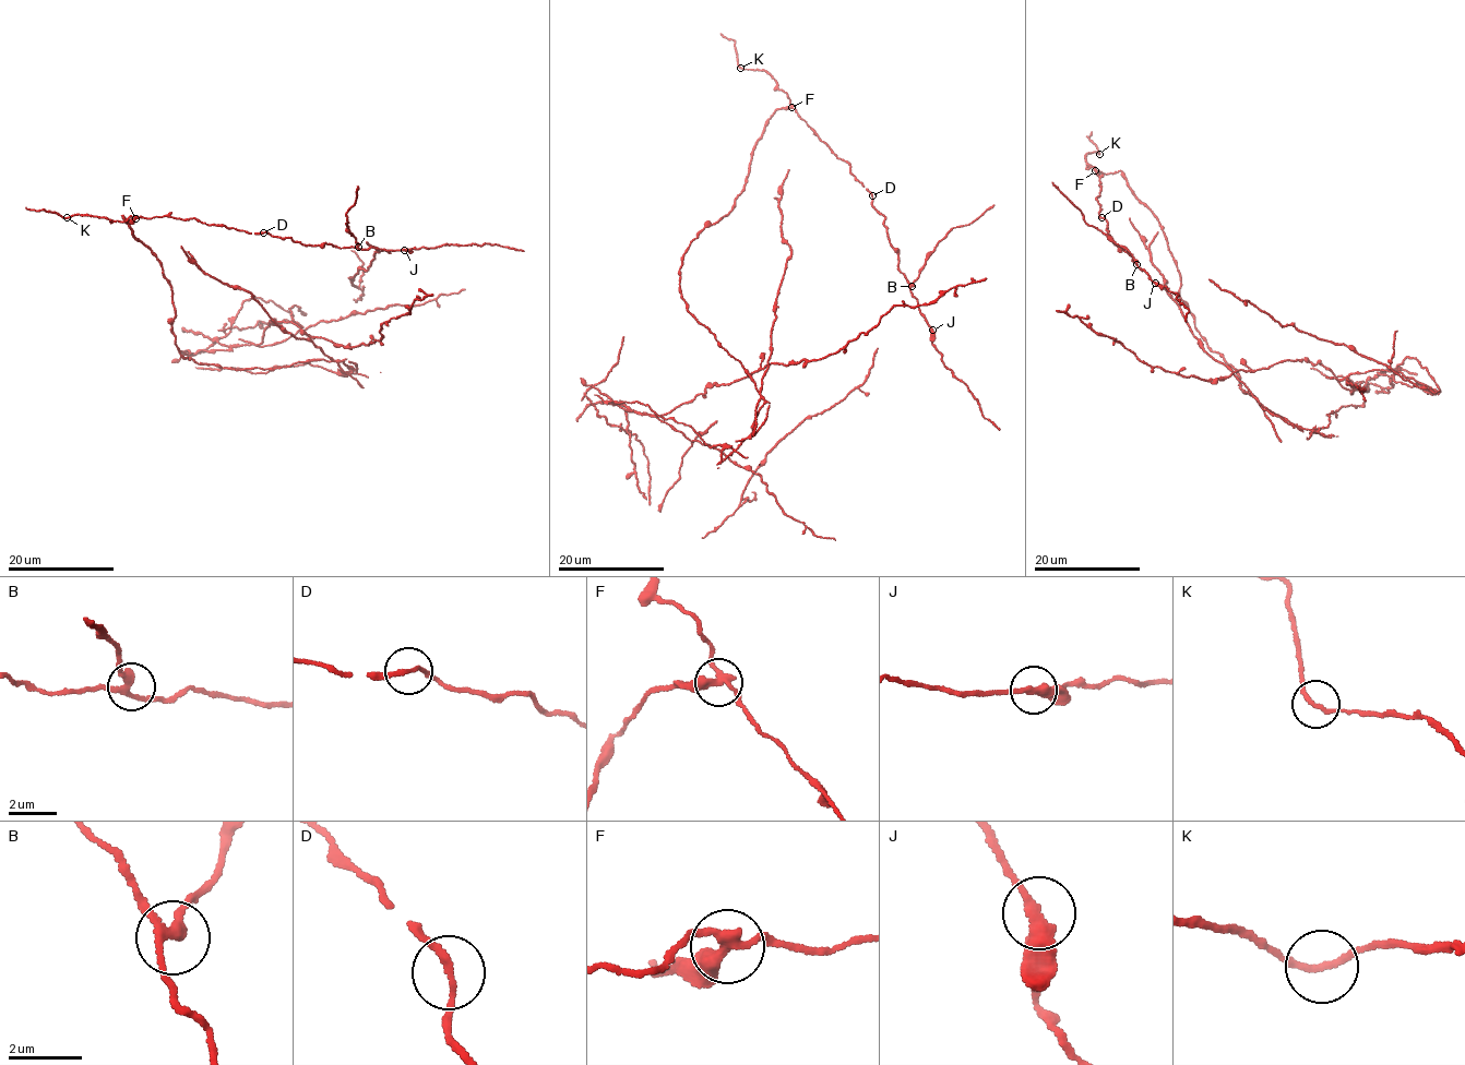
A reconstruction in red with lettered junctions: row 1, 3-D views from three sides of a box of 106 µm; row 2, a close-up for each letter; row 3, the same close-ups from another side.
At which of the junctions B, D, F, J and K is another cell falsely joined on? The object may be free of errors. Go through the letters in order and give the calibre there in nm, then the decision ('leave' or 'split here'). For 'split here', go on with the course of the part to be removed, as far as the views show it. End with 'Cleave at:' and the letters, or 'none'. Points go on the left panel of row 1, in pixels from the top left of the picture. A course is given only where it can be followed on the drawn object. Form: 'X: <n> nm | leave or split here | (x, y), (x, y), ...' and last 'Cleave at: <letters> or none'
B: 240 nm | leave
D: 170 nm | leave
F: 300 nm | split here
J: 320 nm | leave
K: 180 nm | leave
Cleave at: F

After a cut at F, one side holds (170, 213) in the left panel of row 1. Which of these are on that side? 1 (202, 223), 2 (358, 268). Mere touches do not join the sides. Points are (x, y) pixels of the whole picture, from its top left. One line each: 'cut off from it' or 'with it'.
1: with it
2: cut off from it

